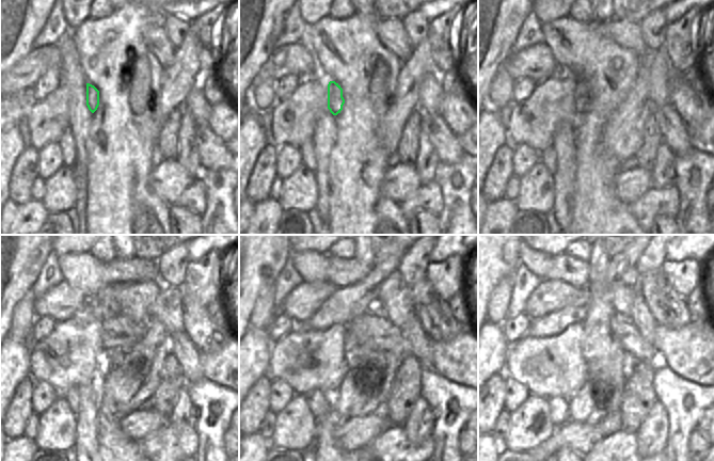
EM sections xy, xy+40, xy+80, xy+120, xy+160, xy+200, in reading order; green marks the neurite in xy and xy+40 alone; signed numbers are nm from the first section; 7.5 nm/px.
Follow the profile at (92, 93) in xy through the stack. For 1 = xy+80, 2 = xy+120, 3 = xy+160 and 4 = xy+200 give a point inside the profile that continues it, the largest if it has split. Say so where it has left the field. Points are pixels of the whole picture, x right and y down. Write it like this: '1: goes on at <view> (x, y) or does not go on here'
1: goes on at xy+80 (582, 95)
2: goes on at xy+120 (118, 333)
3: goes on at xy+160 (373, 329)
4: goes on at xy+200 (622, 329)

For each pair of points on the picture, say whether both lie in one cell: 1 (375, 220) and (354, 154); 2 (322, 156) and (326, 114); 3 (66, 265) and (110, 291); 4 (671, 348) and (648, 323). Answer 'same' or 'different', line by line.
1: same
2: same
3: same
4: different

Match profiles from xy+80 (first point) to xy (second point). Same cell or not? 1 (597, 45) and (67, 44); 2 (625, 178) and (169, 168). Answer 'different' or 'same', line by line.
1: different
2: same

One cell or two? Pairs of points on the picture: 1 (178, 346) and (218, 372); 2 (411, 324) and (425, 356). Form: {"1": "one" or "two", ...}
{"1": "two", "2": "one"}

